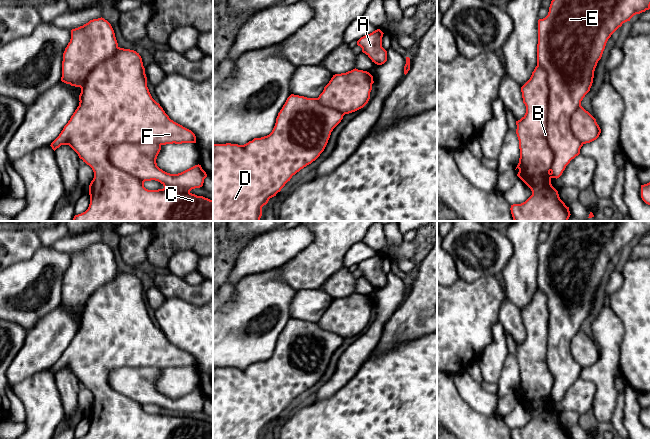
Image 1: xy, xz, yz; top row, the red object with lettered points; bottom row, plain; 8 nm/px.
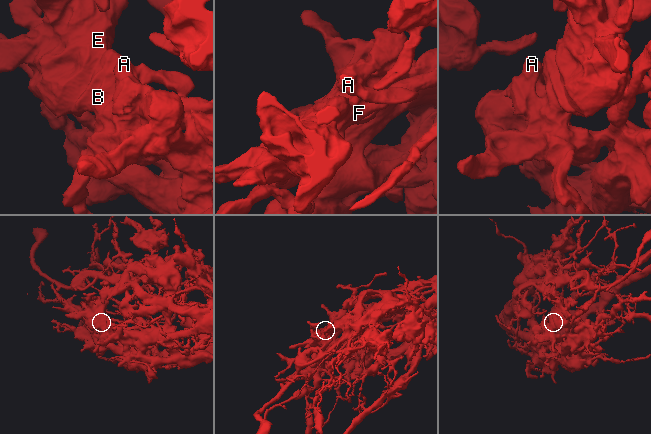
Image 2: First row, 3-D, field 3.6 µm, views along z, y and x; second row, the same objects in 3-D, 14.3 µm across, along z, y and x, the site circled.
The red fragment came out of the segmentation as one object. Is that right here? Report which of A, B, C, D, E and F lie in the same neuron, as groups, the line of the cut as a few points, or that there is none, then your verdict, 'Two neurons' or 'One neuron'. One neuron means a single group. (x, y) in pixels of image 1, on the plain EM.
Groups: A B C F / D E. Split along yz (537, 288), (547, 300), (547, 367), (552, 376), (551, 394). Two neurons

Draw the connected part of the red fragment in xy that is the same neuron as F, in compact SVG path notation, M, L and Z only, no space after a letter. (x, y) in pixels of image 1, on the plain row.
M118 271L112 281L97 289L88 299L79 330L50 369L54 375L61 369L69 369L94 396L94 402L89 409L89 431L78 439L213 439L213 424L185 415L165 412L148 414L143 405L116 392L108 383L108 375L122 367L196 367L196 360L191 354L171 344L160 328L152 322L139 277Z

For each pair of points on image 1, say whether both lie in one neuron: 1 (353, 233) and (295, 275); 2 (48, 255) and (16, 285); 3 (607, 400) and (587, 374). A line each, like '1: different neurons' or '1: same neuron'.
1: same neuron
2: same neuron
3: same neuron

